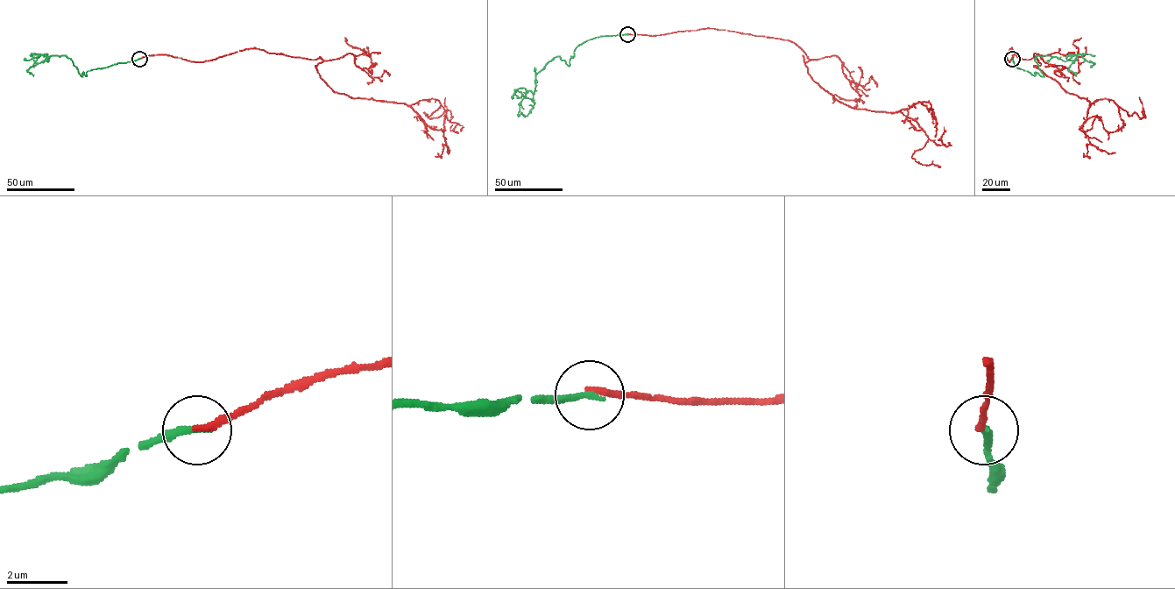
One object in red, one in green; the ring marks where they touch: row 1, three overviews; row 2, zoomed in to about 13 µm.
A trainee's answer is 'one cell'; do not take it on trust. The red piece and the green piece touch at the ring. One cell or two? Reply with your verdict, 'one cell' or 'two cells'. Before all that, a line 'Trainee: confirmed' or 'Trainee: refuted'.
Trainee: refuted
two cells

